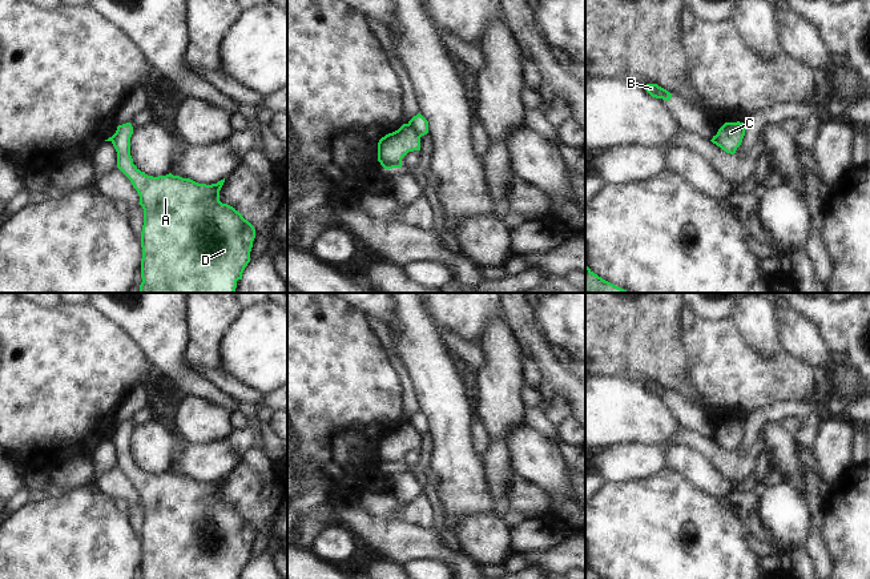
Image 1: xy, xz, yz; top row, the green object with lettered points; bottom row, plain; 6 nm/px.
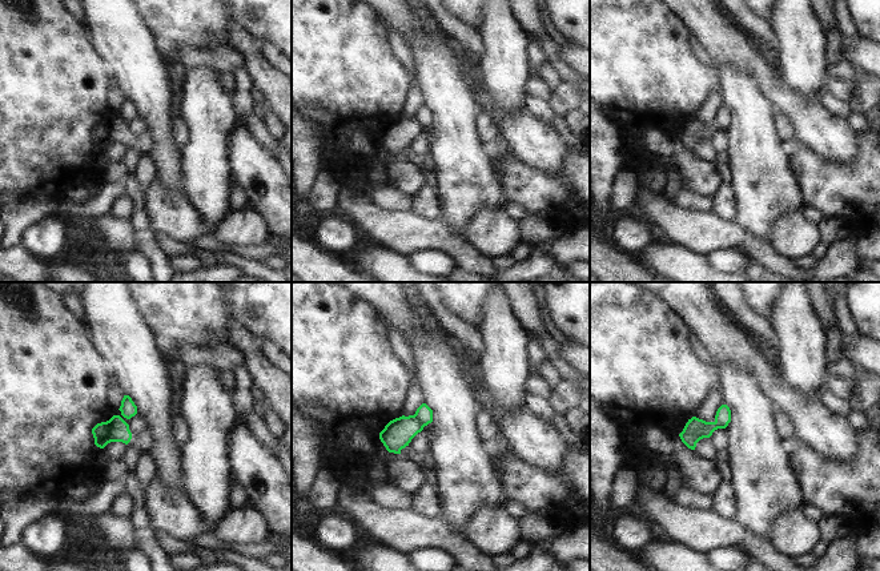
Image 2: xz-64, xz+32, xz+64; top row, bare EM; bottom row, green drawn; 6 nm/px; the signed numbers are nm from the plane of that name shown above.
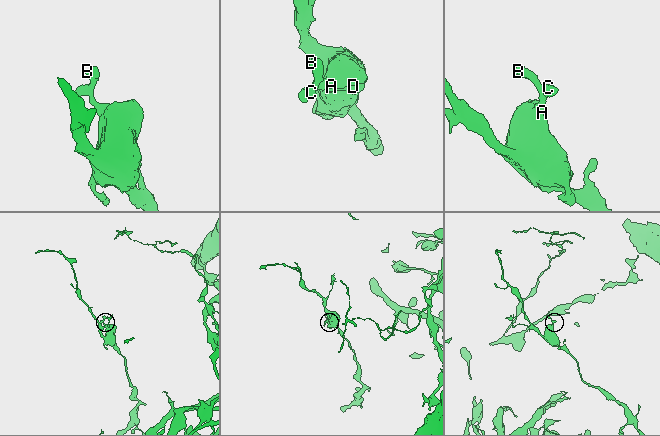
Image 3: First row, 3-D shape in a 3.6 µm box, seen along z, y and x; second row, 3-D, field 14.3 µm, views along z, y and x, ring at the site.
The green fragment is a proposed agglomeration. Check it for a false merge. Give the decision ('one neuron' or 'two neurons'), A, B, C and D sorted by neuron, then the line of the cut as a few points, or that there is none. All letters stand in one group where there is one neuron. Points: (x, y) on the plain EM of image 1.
two neurons; A B D / C; cut in xz along (409, 421), (421, 434)

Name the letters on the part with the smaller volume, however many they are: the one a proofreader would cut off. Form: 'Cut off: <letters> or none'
Cut off: C

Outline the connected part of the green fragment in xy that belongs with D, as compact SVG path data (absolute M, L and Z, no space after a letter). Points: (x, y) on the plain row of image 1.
M130 421L117 425L112 434L112 442L117 450L117 466L130 478L140 494L144 507L144 523L141 530L141 576L142 579L238 579L250 560L250 550L255 536L254 524L233 504L219 499L219 488L225 477L217 482L198 482L190 477L173 474L148 474L141 470L130 454Z

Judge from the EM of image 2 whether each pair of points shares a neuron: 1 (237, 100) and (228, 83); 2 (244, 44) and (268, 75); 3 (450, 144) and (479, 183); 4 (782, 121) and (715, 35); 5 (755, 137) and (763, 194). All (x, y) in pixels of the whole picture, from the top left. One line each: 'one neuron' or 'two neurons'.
1: two neurons
2: one neuron
3: one neuron
4: two neurons
5: one neuron

